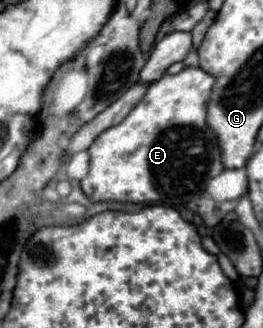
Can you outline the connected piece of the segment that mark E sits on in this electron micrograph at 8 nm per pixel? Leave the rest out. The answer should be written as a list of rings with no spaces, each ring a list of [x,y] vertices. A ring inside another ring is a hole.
[[[184,67],[176,75],[164,75],[152,83],[142,101],[120,121],[106,129],[90,145],[90,171],[80,181],[82,193],[94,201],[122,201],[122,203],[162,203],[170,207],[184,207],[188,201],[204,193],[206,183],[216,177],[224,167],[220,163],[220,151],[216,137],[206,125],[206,105],[212,91],[212,75],[200,67]]]

